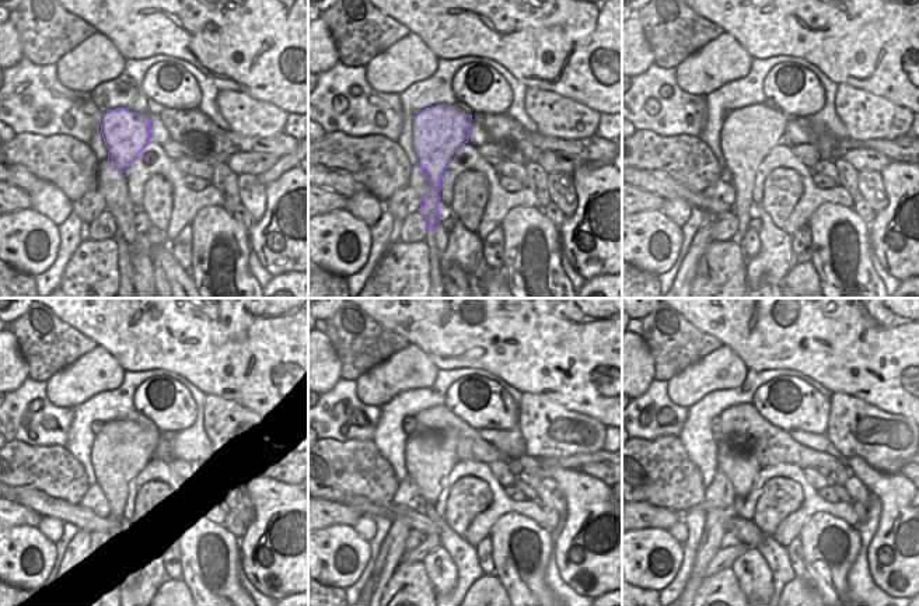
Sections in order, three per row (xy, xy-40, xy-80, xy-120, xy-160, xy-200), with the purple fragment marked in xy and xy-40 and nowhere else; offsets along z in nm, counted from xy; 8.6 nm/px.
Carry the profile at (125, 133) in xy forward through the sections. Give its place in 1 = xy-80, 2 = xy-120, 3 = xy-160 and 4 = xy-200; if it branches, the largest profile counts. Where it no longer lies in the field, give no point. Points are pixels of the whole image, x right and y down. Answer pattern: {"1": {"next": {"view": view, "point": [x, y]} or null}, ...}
{"1": {"next": {"view": "xy-80", "point": [748, 135]}}, "2": {"next": {"view": "xy-120", "point": [121, 449]}}, "3": {"next": {"view": "xy-160", "point": [429, 458]}}, "4": {"next": {"view": "xy-200", "point": [741, 468]}}}

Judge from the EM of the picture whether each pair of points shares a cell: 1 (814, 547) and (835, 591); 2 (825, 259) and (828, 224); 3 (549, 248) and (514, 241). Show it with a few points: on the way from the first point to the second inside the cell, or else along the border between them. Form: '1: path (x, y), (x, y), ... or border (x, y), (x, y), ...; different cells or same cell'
1: path (825, 559), (831, 580); same cell
2: path (828, 251), (828, 233); same cell
3: path (541, 248), (523, 241); same cell

